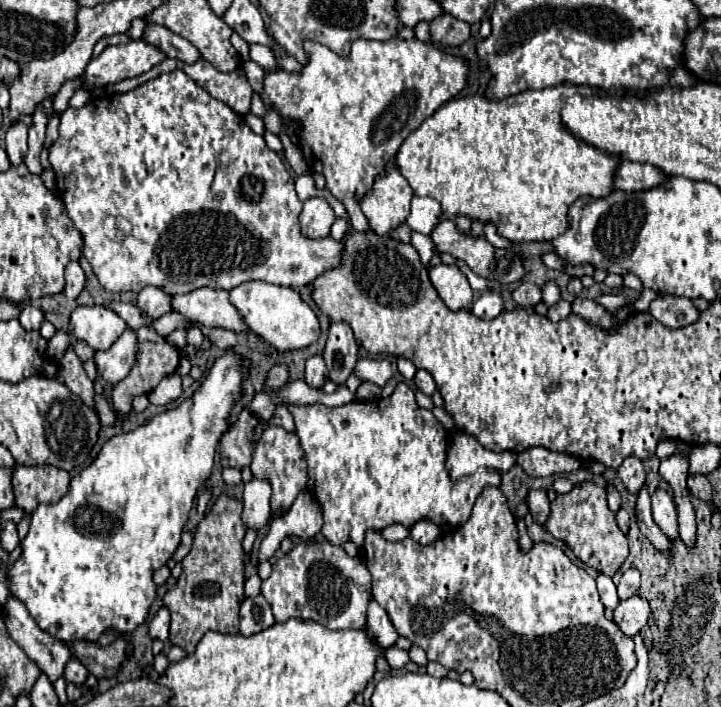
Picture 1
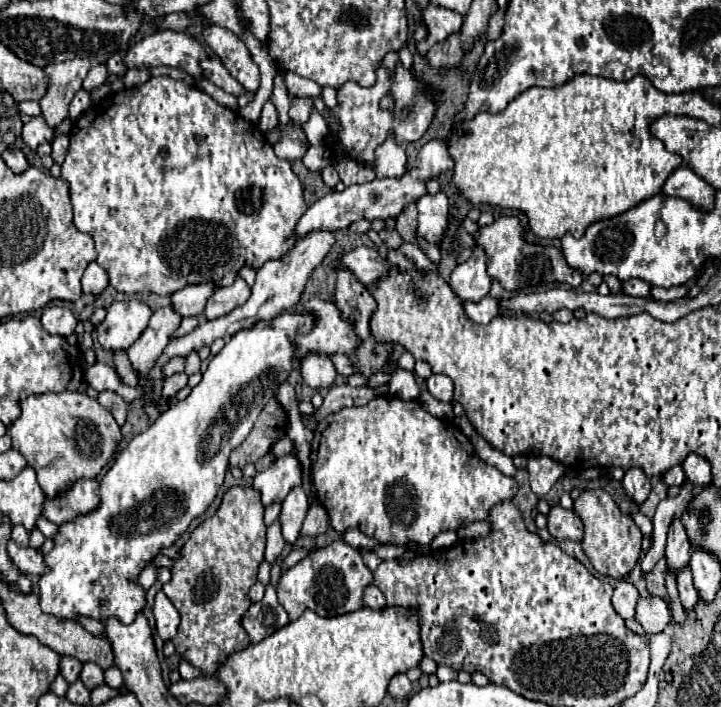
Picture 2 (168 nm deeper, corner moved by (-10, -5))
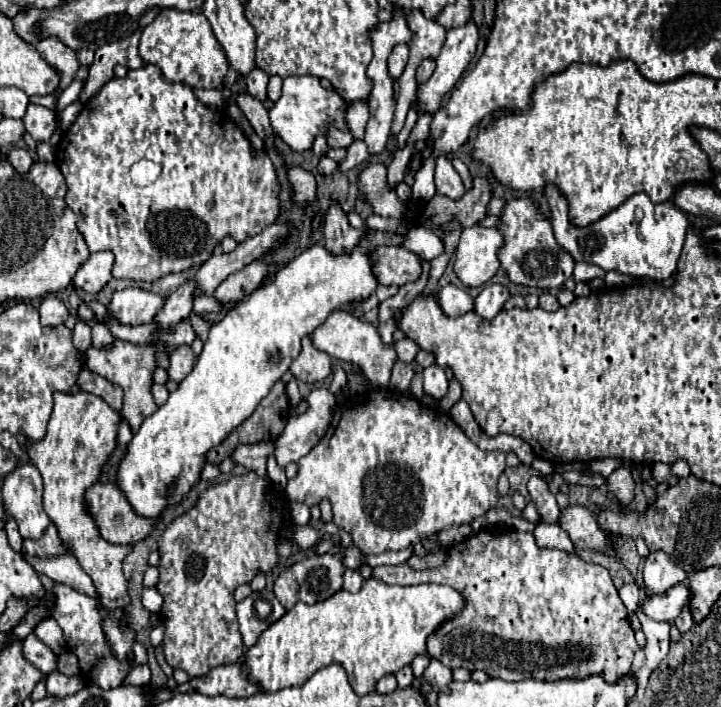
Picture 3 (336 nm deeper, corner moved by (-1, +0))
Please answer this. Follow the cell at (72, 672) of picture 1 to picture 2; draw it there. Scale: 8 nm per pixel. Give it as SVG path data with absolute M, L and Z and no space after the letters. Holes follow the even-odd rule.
M61 656L61 662L59 662L59 672L63 674L63 678L73 684L79 680L79 674L81 674L81 662L71 658L71 656Z

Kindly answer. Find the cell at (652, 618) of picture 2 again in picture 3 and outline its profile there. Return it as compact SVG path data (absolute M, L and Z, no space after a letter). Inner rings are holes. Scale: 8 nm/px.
M678 583L662 595L650 595L644 605L644 613L656 621L674 621L680 615L682 607L690 603L690 599L690 587L686 583Z

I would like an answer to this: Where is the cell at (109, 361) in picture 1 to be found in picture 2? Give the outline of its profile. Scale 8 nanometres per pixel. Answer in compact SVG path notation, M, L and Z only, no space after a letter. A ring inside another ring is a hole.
M171 306L155 310L147 328L139 336L139 340L135 340L125 350L133 370L139 374L139 388L141 388L143 396L147 396L145 394L147 390L149 390L149 394L153 390L151 370L153 370L157 358L161 356L161 352L165 350L165 346L169 344L169 336L179 326L179 322L181 322L181 318L175 316Z

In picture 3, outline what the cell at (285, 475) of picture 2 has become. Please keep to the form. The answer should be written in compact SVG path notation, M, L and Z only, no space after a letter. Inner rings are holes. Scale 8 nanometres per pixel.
M314 389L306 397L308 409L302 415L290 417L282 435L276 439L276 459L278 465L286 467L292 461L304 457L330 427L334 415L334 395L328 389Z

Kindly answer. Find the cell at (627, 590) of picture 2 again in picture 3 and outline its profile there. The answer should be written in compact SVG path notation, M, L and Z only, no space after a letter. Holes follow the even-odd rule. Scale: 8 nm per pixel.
M634 583L632 585L624 585L618 593L620 593L620 599L624 601L628 613L632 613L632 611L638 609L638 601L640 601L640 589L638 589L638 585L634 585Z

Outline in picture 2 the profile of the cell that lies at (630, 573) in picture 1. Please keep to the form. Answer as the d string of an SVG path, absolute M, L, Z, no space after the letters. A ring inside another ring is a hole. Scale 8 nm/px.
M685 482L681 486L681 492L675 498L665 498L663 502L659 502L657 512L653 516L653 546L651 546L651 550L647 550L645 558L641 560L643 574L649 574L653 570L653 566L657 564L657 560L663 558L669 524L675 516L681 516L687 510L691 496L693 496L693 484Z

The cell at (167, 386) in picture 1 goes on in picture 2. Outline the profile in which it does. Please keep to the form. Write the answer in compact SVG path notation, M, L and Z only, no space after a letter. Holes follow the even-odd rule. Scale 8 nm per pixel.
M185 372L167 378L165 384L163 384L163 398L173 398L185 386L187 386L187 374Z

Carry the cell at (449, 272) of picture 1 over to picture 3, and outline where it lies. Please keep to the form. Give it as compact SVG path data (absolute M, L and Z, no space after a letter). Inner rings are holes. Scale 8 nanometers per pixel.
M466 227L462 229L460 243L454 253L454 271L458 279L468 287L480 287L490 281L500 269L498 253L504 247L504 235L500 229Z

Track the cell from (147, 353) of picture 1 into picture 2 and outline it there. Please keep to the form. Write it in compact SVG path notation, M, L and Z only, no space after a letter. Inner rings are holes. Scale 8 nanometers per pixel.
M173 356L173 358L169 358L169 360L161 366L161 376L163 376L163 380L165 380L165 378L177 374L177 372L183 372L183 370L185 370L185 358L183 358L183 356Z

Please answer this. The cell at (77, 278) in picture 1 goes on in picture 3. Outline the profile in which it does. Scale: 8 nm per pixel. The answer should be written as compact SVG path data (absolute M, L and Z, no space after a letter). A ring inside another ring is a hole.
M110 251L92 253L90 259L74 275L74 285L86 293L98 293L112 279L114 255Z

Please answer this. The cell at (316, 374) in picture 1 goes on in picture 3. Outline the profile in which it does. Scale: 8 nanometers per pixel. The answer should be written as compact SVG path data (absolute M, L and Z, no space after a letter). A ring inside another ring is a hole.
M304 337L302 339L302 351L292 361L290 371L298 381L304 381L304 383L324 381L332 371L332 359L324 351L318 351L312 345L310 337Z

